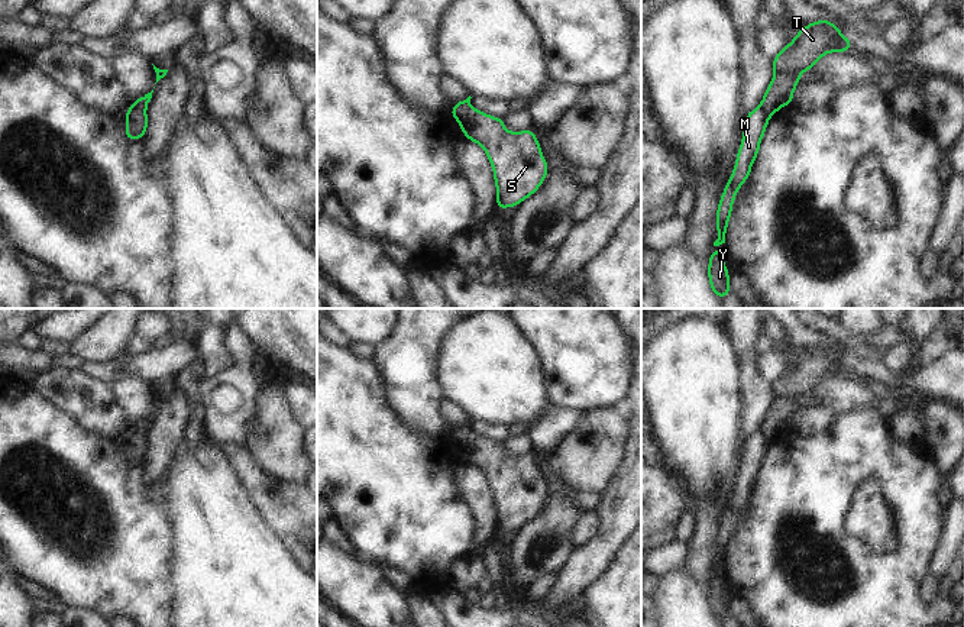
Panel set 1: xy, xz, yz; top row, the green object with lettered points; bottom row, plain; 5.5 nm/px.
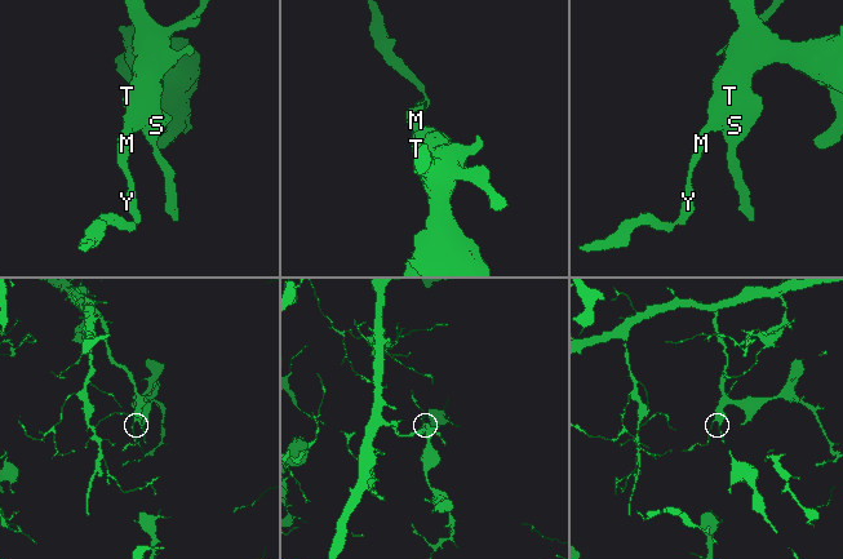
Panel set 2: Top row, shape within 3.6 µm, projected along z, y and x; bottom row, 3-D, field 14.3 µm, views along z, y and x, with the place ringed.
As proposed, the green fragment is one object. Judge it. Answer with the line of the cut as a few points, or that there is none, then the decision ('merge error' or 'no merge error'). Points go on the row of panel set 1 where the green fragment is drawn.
xy (129, 107), (142, 107), (145, 110) | merge error

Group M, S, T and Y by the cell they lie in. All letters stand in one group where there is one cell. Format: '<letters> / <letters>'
M Y / S T

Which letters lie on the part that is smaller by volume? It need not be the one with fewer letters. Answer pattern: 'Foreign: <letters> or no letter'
Foreign: M, Y

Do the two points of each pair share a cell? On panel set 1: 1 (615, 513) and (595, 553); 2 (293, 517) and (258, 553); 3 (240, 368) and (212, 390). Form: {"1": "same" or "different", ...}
{"1": "same", "2": "different", "3": "same"}

